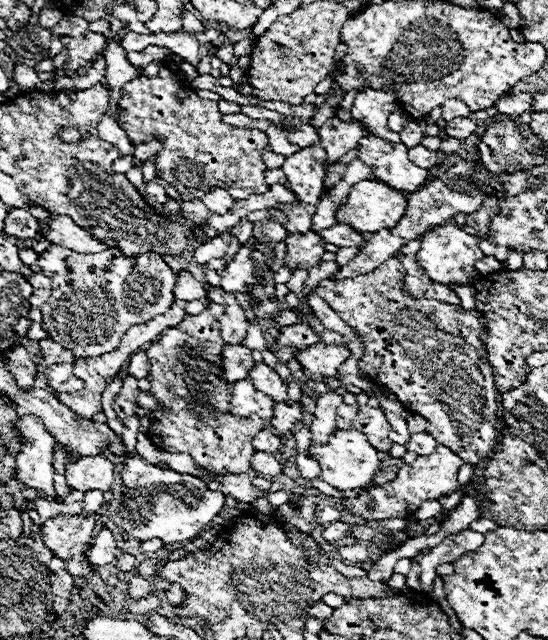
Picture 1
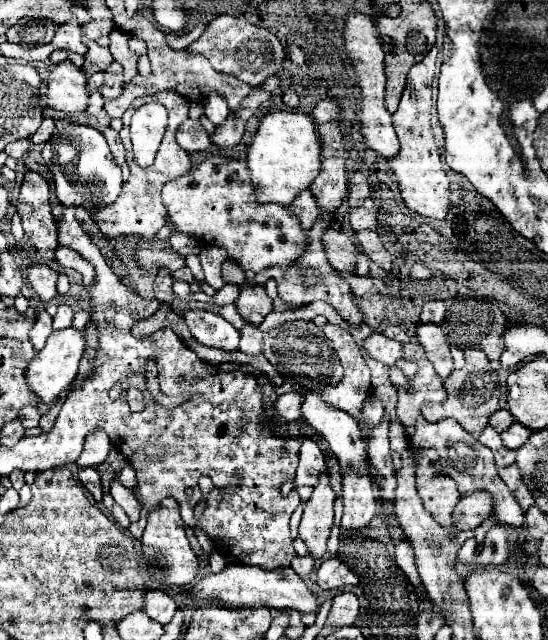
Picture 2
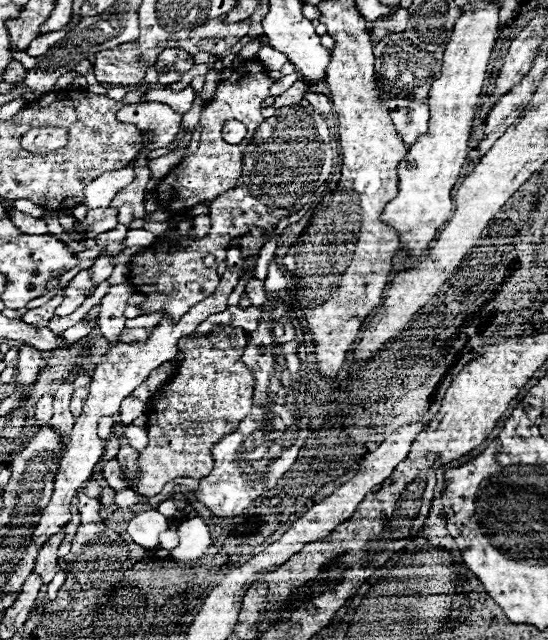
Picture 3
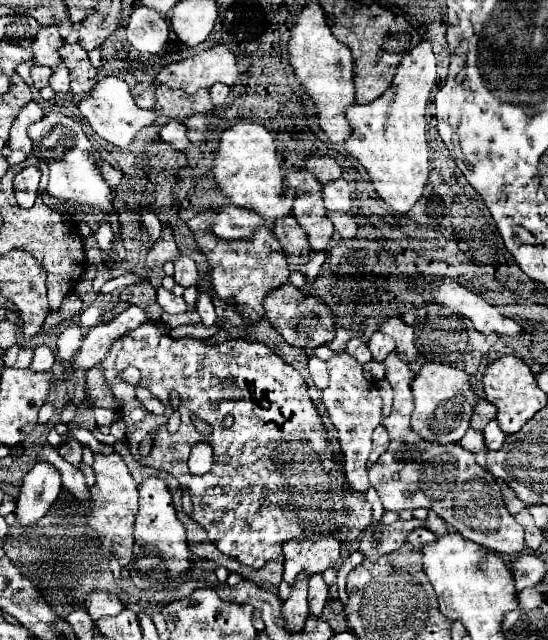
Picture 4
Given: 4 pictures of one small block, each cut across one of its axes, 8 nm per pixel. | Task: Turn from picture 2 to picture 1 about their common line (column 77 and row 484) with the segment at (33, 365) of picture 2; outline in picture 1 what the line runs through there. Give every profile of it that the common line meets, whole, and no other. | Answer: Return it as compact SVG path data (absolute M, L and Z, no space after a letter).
M336 430L326 446L310 446L310 456L314 456L322 470L322 480L338 490L370 490L374 486L374 476L380 470L378 452L368 444L366 436L358 430Z

